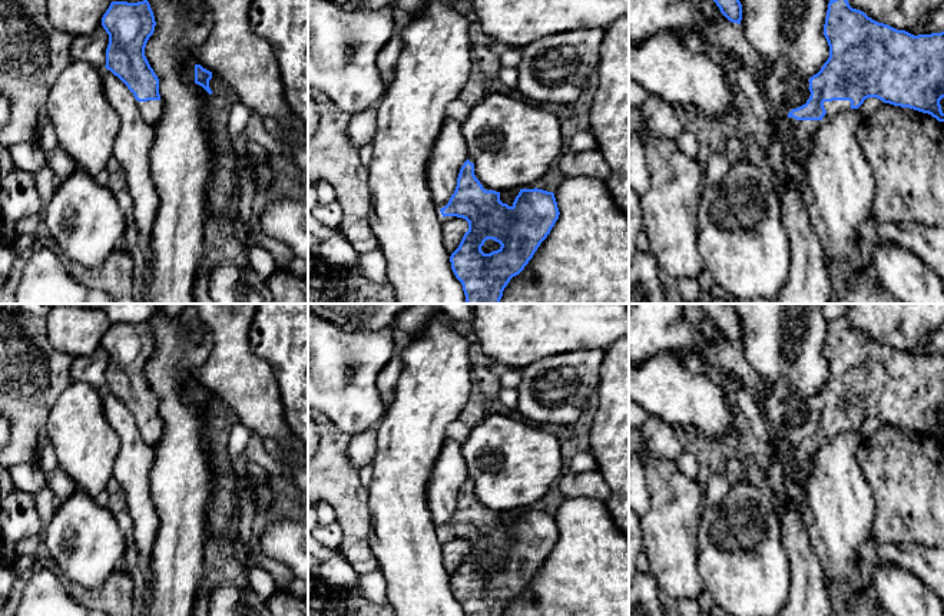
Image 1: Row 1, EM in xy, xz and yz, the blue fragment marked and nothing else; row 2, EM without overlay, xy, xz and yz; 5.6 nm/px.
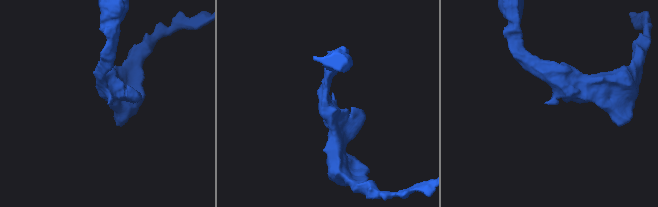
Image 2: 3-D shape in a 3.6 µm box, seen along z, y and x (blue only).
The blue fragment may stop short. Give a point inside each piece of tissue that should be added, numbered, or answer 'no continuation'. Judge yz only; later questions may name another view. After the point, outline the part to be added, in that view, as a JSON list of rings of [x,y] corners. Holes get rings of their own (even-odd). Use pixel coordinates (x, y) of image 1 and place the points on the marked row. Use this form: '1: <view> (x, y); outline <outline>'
1: yz (802, 129); outline [[[832,100],[824,102],[827,110],[825,116],[821,120],[796,120],[788,117],[788,123],[794,127],[794,142],[796,146],[801,146],[805,140],[811,139],[812,132],[821,125],[828,122],[838,113],[847,112],[851,109],[849,100]]]

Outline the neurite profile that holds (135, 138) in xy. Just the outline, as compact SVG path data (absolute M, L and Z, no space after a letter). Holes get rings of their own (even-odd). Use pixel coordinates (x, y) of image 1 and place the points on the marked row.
M103 67L100 70L106 97L120 117L119 132L113 142L113 158L125 170L127 192L133 201L132 218L138 234L145 241L149 256L149 239L159 208L159 195L153 182L149 152L155 140L155 126L148 123L138 100L127 86Z

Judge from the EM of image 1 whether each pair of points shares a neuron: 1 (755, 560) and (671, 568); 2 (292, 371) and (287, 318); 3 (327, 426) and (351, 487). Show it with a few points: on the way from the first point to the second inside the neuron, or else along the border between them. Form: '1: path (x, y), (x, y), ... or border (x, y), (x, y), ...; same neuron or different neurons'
1: border (699, 527), (698, 562); different neurons
2: path (292, 358), (292, 331); same neuron
3: path (331, 441), (331, 467), (335, 472); same neuron

